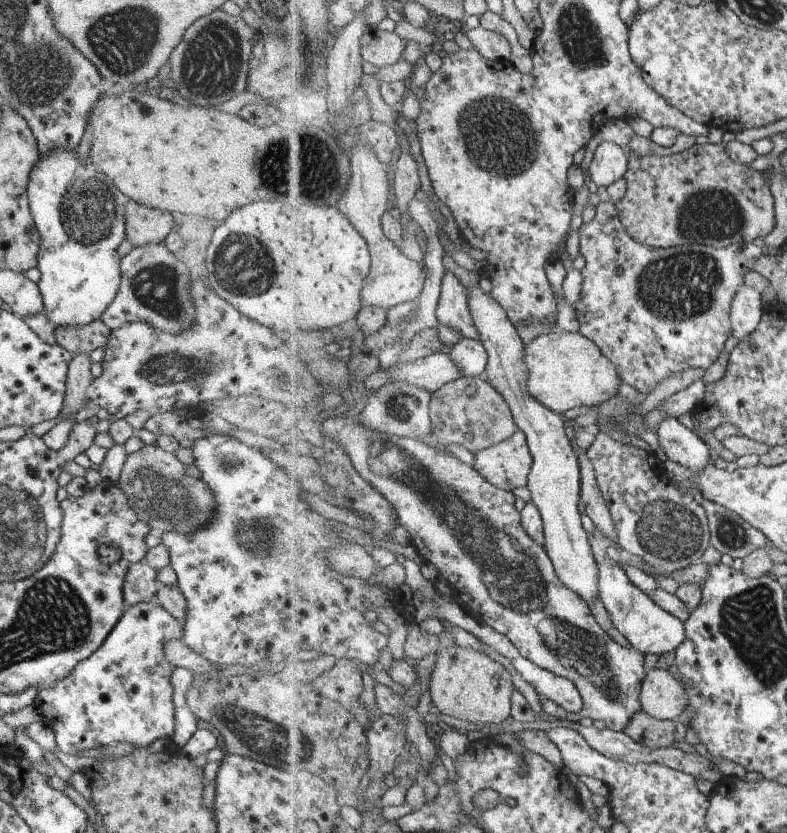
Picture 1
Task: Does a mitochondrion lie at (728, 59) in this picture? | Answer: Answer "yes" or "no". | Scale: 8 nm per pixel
no

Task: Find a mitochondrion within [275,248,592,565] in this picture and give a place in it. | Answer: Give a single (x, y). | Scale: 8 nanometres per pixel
(402, 408)

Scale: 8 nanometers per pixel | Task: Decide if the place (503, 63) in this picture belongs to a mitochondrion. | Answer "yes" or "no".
no

